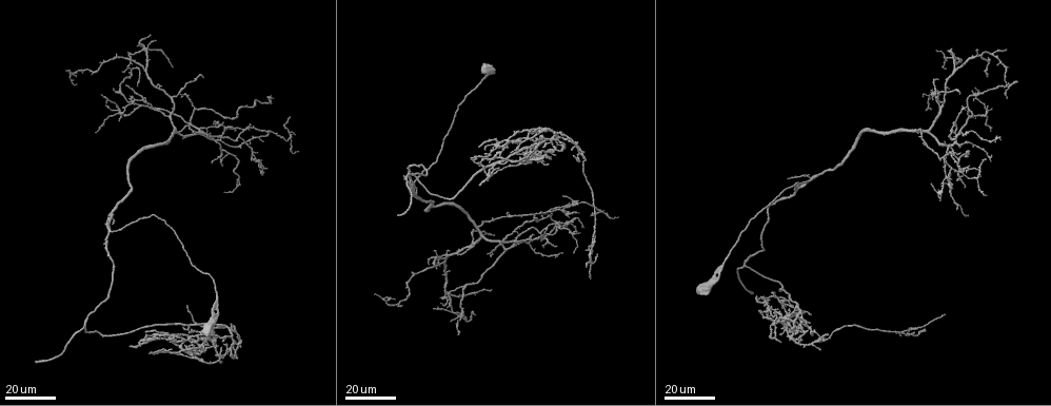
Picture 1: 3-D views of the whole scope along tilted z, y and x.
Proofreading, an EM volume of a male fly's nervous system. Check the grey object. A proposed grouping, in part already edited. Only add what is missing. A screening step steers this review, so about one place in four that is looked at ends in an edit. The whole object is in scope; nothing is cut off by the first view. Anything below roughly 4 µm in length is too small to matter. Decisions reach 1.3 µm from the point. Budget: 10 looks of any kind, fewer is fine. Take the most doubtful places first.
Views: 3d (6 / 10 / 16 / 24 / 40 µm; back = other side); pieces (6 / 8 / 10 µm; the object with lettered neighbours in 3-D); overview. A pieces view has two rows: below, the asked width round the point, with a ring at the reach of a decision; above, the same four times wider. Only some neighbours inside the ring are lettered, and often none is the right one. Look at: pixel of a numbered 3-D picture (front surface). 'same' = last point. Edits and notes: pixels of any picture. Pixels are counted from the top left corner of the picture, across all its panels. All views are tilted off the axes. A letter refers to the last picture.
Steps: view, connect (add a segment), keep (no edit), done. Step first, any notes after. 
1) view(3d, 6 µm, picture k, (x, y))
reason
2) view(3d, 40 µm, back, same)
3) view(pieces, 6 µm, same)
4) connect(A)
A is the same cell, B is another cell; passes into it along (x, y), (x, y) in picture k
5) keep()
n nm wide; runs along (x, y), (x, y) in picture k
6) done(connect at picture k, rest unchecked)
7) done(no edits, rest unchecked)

view(3d, 24 µm, picture 1, (36, 360))
long arm stops here

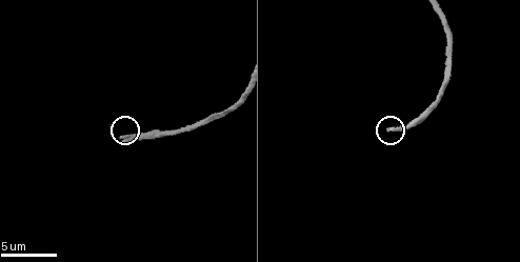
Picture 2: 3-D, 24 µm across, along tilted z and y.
view(pieces, 8 µm, picture 2, (121, 136))

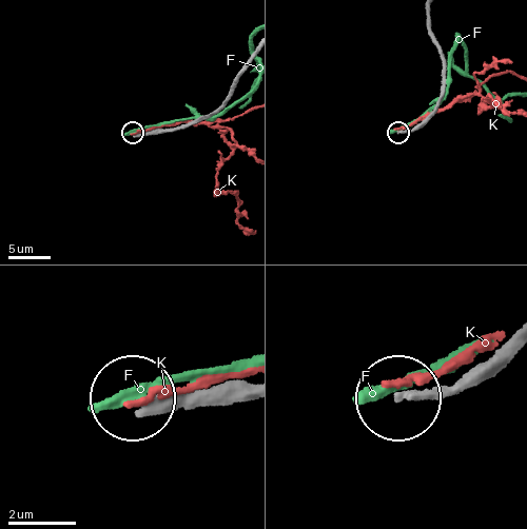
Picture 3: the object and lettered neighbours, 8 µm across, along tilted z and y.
keep()
F and K are other cells; runs along (509, 336), (454, 381), (405, 399) in picture 3; no lettered segment goes on from it

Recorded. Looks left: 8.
view(3d, 24 µm, picture 1, (771, 301))
end of a long branch

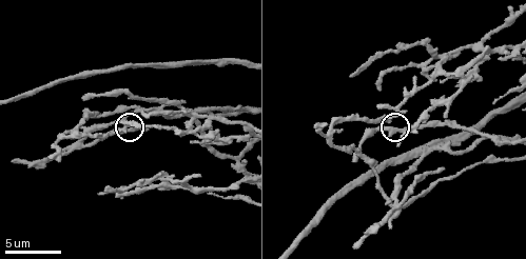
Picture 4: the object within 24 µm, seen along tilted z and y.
view(pieces, 6 µm, picture 4, (388, 120))

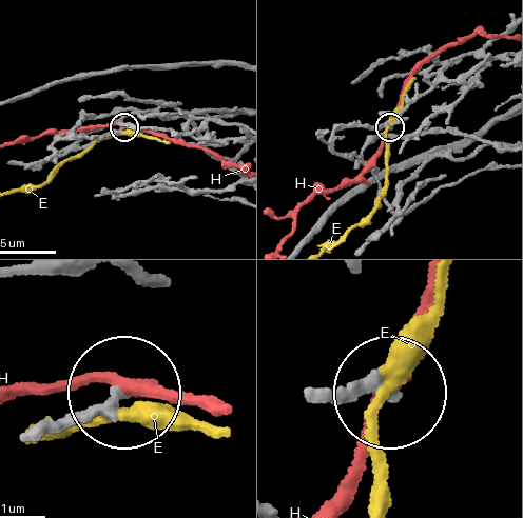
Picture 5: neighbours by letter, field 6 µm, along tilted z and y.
keep()
E and H are other cells; runs along (54, 423), (103, 417), (120, 392) in picture 5; no lettered segment goes on from it

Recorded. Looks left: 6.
view(3d, 24 µm, picture 1, (492, 288))
long arm stops here

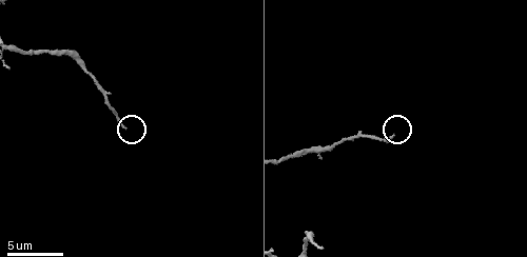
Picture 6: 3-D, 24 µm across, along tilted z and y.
view(pieces, 8 µm, picture 6, (390, 138))

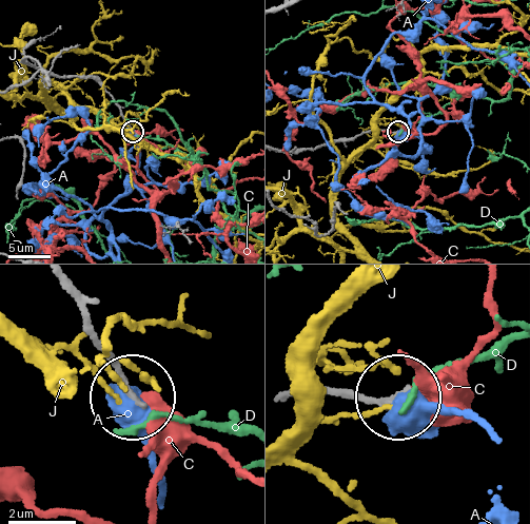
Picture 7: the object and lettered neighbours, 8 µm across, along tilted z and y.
keep()
A, C, D and J are other cells; runs along (61, 282), (129, 399) in picture 7; no lettered segment goes on from it

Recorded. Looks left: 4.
view(3d, 24 µm, picture 1, (449, 322))
thin end

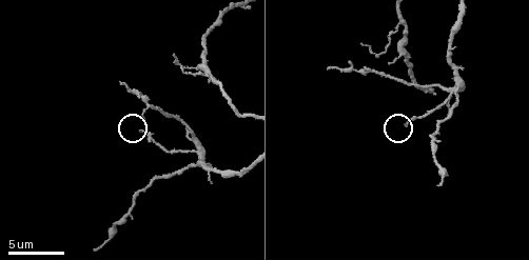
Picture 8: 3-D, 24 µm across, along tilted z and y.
view(pieces, 6 µm, picture 8, (406, 123))

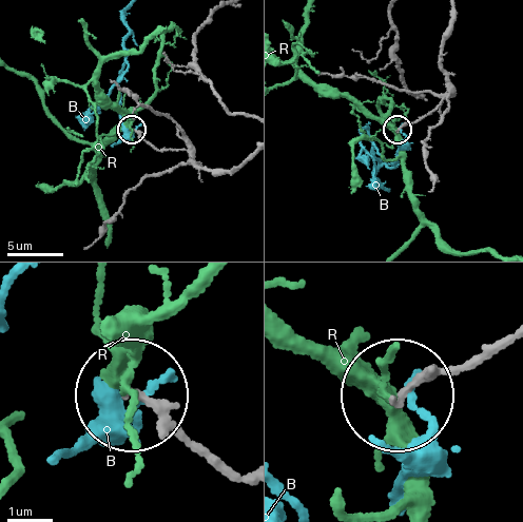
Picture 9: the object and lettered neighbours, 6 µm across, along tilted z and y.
keep()
B and R are other cells; runs along (508, 334), (398, 389) in picture 9; no lettered segment goes on from it

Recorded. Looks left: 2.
view(3d, 16 µm, picture 1, (191, 329))
an open end

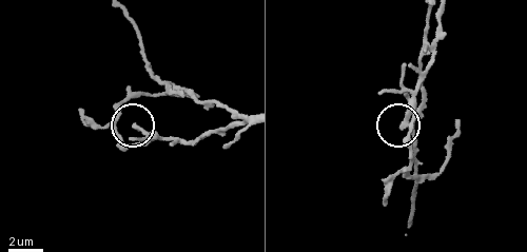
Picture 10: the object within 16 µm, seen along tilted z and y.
view(pieces, 10 µm, picture 10, (403, 128))

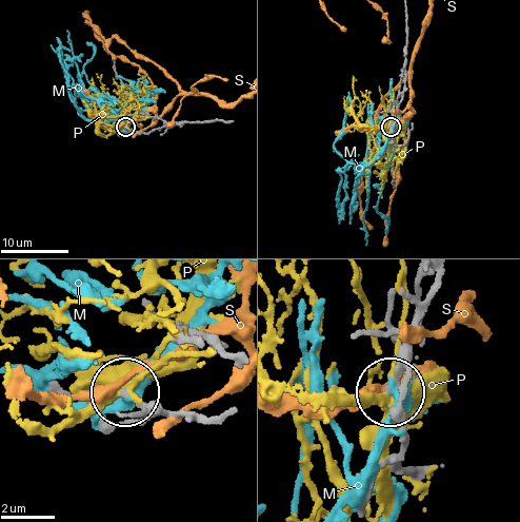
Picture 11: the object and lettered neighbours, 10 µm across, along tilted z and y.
keep()
240 nm wide; M, P and S are other cells; none of them fits

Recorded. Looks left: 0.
done(no edits, rest unchecked)

